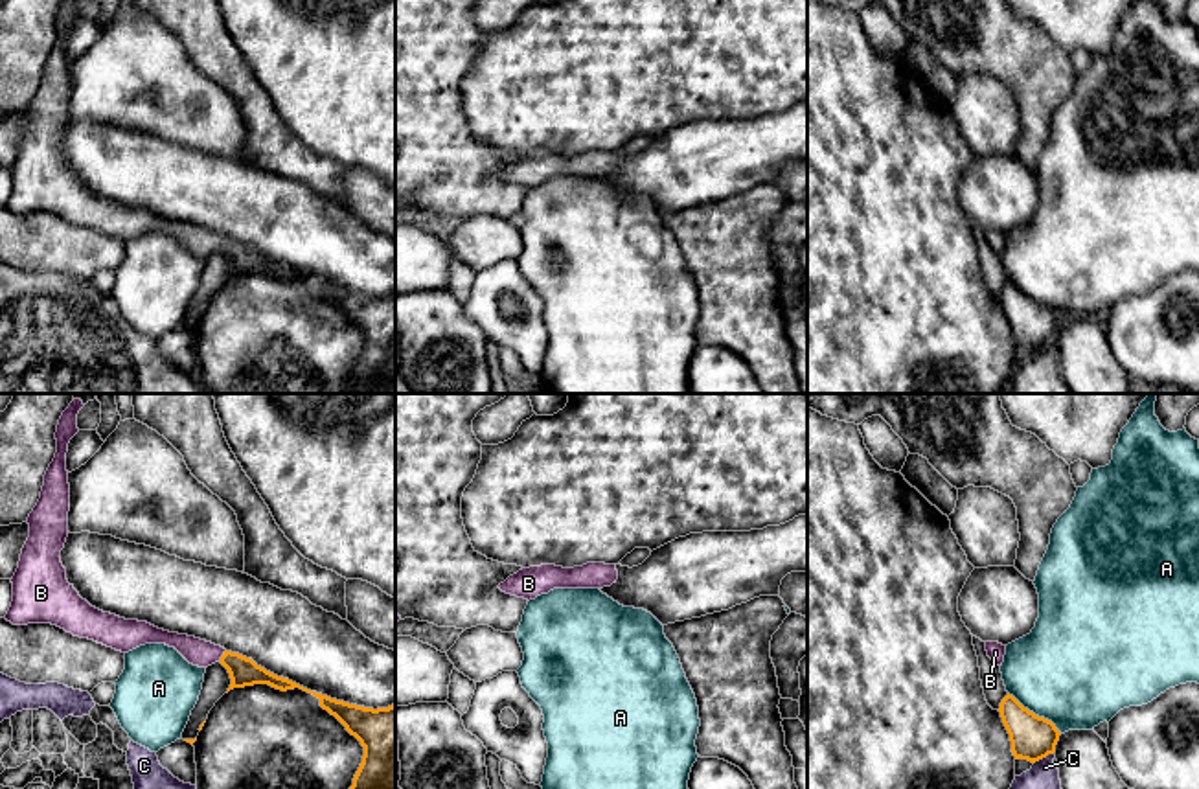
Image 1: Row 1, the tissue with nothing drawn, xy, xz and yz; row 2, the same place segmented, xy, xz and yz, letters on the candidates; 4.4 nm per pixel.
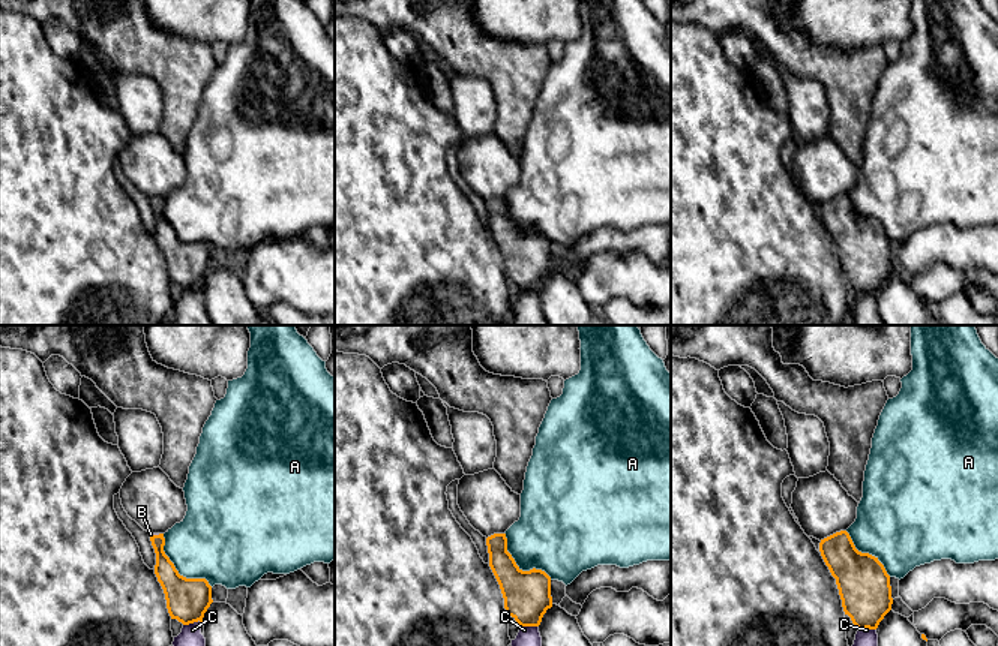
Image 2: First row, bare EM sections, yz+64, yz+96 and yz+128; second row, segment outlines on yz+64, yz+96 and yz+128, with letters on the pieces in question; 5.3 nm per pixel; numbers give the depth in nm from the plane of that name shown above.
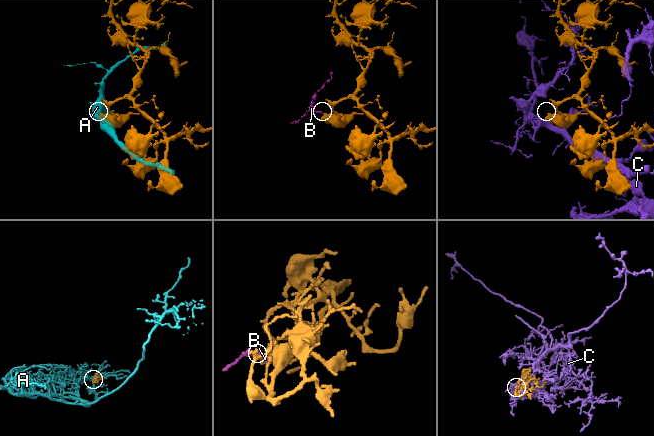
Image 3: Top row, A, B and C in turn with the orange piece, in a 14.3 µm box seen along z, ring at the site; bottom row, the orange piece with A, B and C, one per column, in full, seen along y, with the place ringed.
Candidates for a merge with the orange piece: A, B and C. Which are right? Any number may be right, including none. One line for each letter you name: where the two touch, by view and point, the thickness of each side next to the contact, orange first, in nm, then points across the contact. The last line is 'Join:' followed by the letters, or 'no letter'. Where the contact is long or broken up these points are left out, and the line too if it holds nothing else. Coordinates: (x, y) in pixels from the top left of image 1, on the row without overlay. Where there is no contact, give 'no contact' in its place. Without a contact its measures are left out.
B: xy (223, 243) | 130/120 nm | across xy (243, 260), (223, 243), (197, 240)
Join: B

